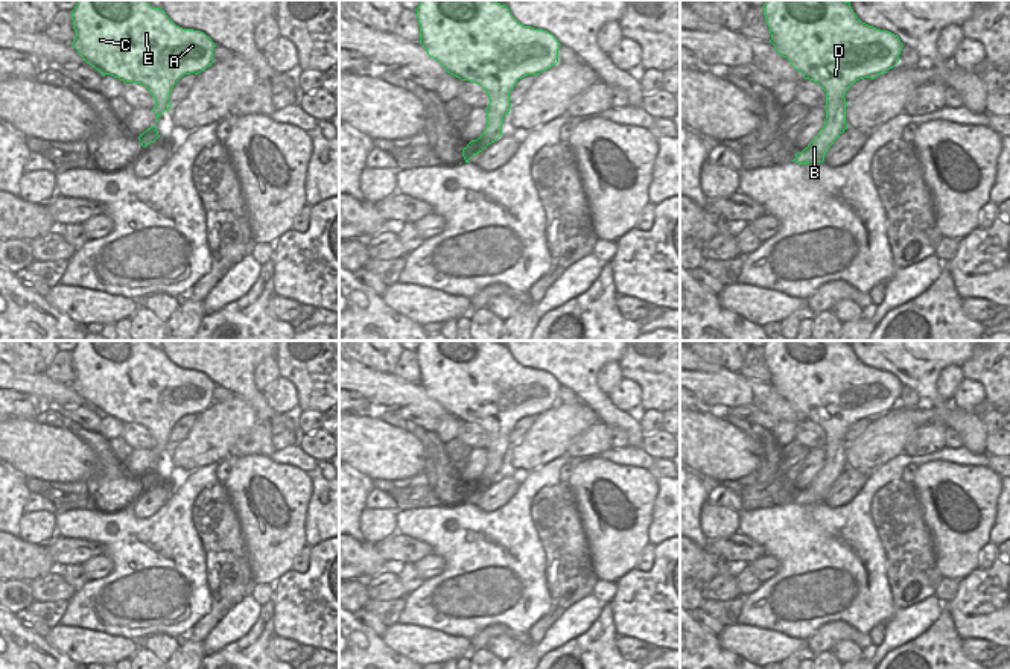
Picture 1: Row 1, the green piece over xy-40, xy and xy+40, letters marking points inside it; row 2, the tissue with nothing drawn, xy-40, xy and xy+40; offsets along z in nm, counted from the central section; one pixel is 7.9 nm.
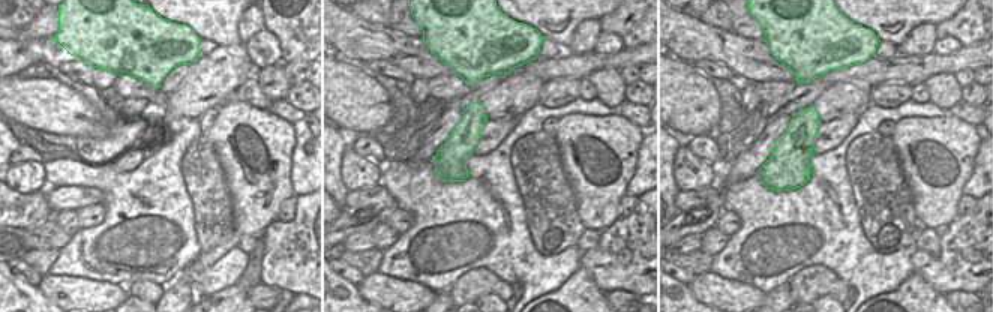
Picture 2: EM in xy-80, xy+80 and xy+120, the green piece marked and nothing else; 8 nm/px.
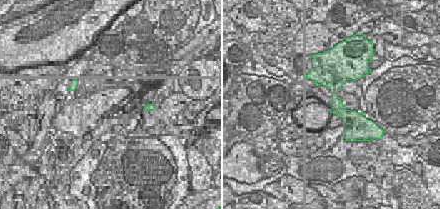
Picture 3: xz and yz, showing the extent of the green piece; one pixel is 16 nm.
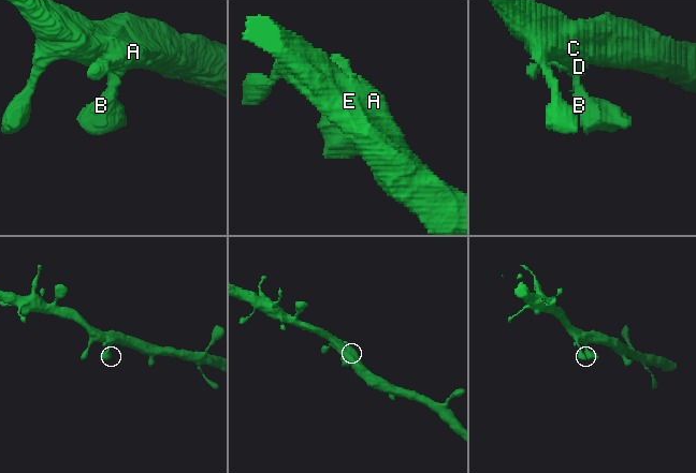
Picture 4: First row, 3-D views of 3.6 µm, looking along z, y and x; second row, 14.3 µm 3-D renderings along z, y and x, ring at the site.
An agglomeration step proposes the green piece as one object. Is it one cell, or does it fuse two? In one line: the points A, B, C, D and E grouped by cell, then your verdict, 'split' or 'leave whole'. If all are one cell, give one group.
A B C D E; leave whole

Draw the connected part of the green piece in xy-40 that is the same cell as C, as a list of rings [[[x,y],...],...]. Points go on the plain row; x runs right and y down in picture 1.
[[[78,341],[71,351],[73,369],[76,377],[71,386],[84,398],[87,404],[105,415],[119,418],[120,421],[145,426],[152,438],[155,447],[152,452],[158,458],[170,450],[170,432],[173,426],[190,414],[201,414],[211,406],[213,391],[216,385],[201,371],[183,369],[176,366],[161,348],[152,348],[146,341]]]

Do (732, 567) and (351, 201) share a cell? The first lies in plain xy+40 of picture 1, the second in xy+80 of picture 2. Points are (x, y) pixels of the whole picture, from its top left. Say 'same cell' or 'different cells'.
different cells

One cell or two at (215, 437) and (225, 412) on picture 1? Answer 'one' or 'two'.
one

